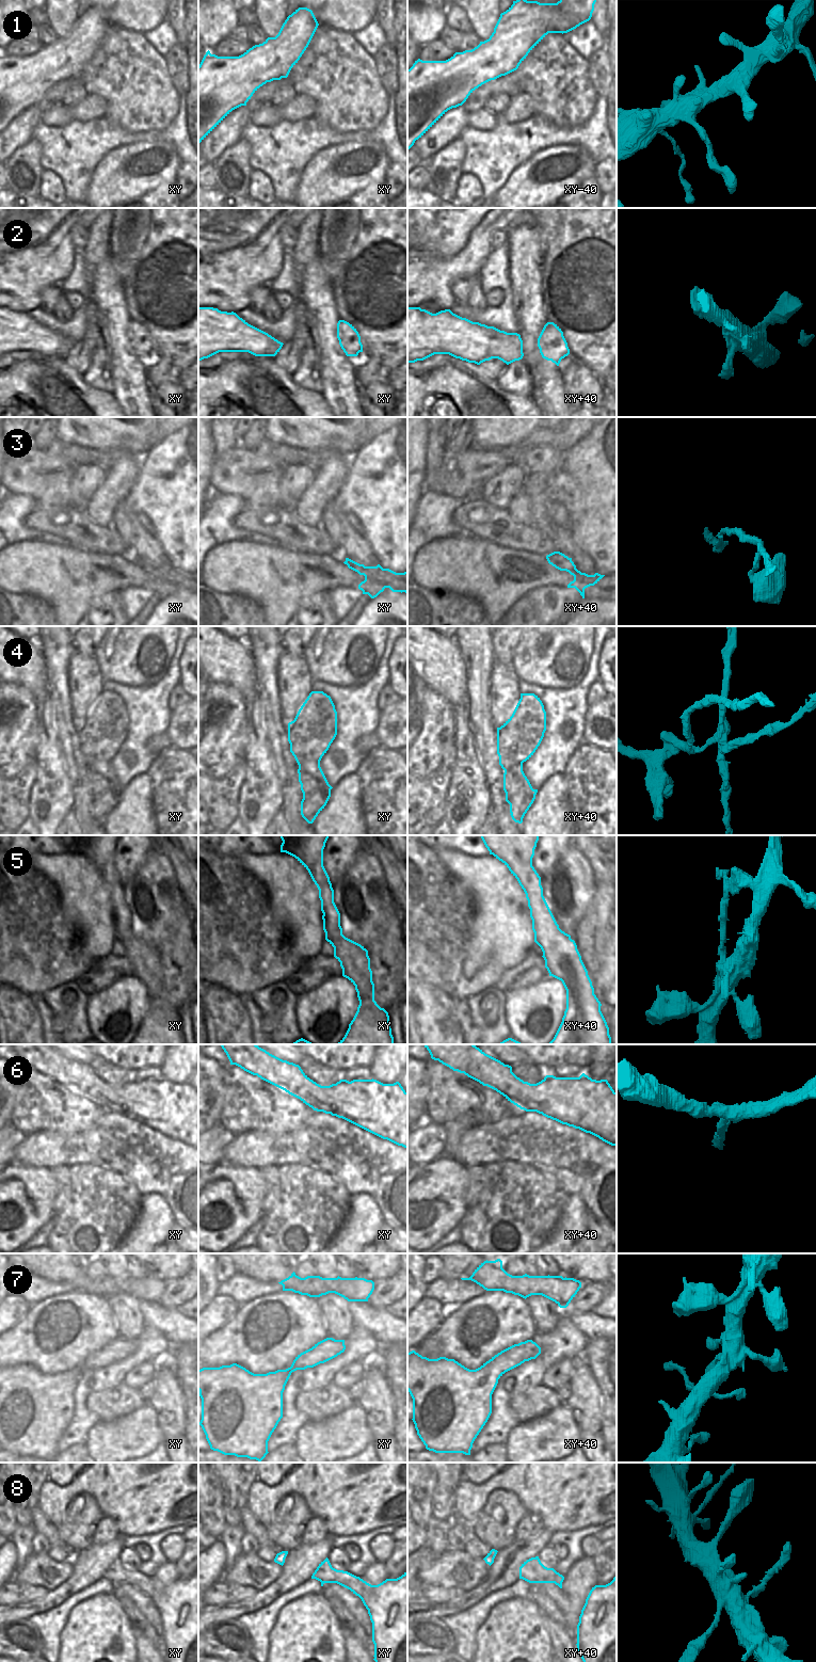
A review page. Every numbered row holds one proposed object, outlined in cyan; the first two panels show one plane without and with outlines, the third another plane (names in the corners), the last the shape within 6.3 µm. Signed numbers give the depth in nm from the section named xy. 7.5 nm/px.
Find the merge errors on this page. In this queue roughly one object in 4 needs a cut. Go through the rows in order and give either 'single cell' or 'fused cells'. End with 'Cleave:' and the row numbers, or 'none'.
1: single cell
2: single cell
3: single cell
4: fused cells
5: fused cells
6: single cell
7: single cell
8: single cell
Cleave: 4, 5

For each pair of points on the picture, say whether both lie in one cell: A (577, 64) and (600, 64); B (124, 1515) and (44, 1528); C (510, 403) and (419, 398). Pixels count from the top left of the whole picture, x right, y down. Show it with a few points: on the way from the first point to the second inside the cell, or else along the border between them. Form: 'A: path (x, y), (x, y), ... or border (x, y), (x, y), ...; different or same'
A: border (587, 61), (587, 72), (593, 89); different
B: border (38, 1507), (56, 1525); different
C: path (489, 385), (443, 384); same

